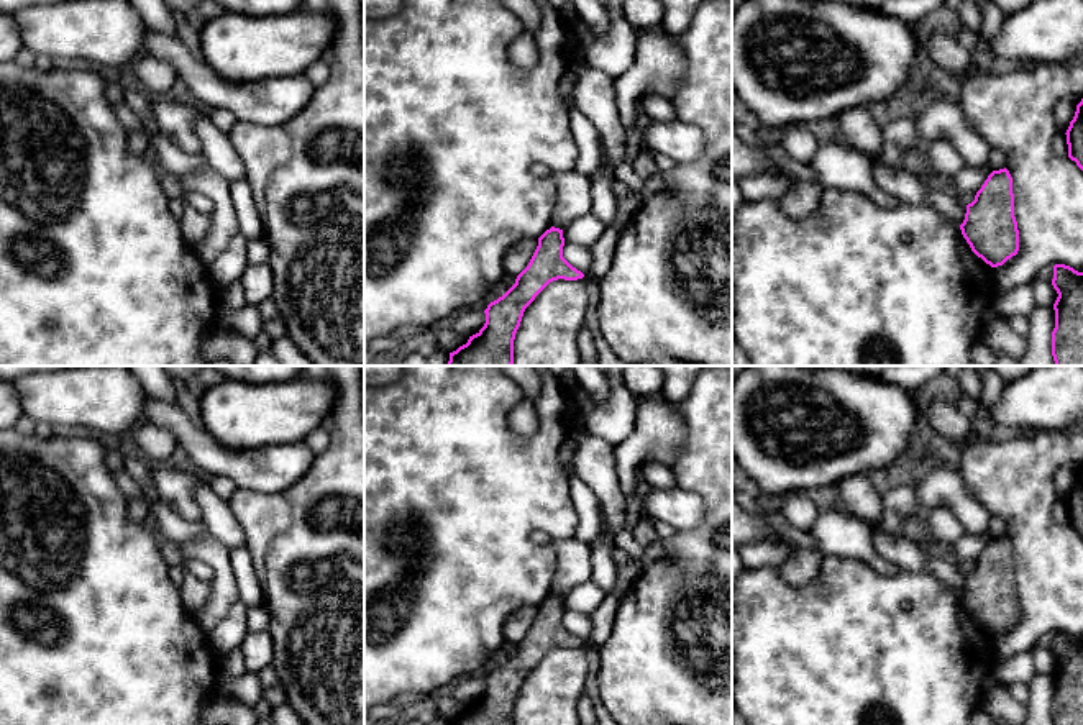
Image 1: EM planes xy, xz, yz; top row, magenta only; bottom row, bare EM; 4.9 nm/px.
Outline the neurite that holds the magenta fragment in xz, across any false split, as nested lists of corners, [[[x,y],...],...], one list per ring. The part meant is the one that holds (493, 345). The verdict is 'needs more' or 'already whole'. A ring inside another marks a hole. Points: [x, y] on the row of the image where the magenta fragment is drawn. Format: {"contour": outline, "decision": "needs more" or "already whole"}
{"contour": [[[551,226],[538,238],[528,266],[515,284],[491,302],[484,326],[468,343],[450,353],[446,366],[512,366],[514,340],[525,308],[553,280],[578,280],[584,274],[563,258],[563,230]]], "decision": "already whole"}

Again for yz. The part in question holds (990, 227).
{"contour": [[[1006,167],[988,176],[975,200],[966,205],[960,230],[971,251],[991,267],[1017,254],[1012,177]]], "decision": "already whole"}

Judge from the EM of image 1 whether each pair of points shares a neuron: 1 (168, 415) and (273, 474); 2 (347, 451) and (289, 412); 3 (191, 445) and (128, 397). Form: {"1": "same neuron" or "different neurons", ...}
{"1": "same neuron", "2": "different neurons", "3": "different neurons"}

